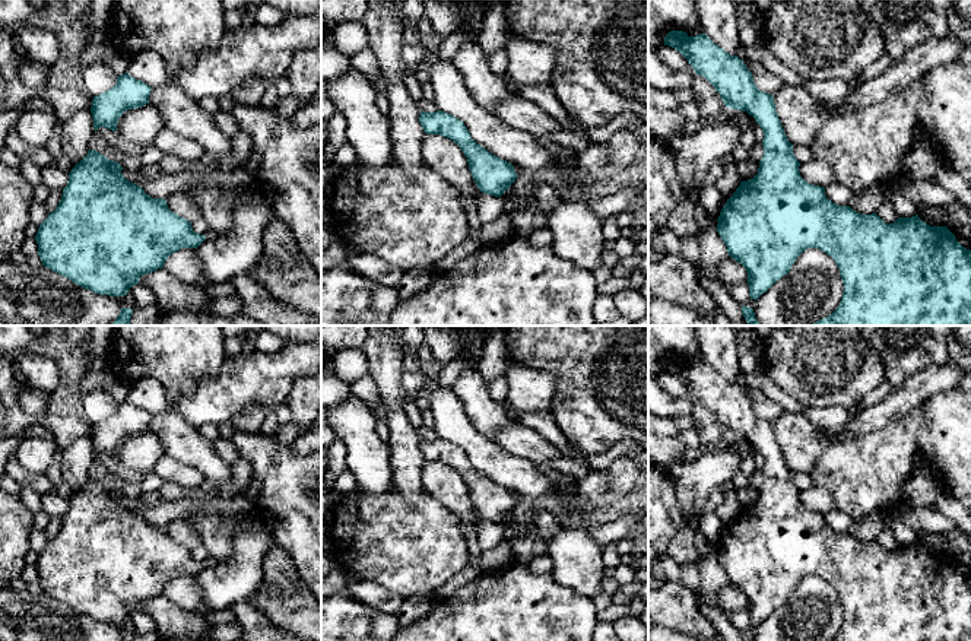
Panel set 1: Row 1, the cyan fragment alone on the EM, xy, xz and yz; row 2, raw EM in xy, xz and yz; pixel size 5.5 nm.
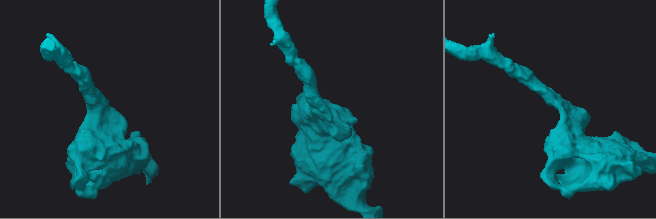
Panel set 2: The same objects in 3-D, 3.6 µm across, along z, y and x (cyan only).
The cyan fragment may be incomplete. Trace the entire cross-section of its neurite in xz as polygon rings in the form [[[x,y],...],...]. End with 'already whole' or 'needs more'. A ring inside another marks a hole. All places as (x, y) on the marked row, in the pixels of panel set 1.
[[[444,111],[425,112],[419,123],[426,134],[441,134],[460,146],[472,177],[482,193],[501,197],[515,181],[514,166],[477,145],[463,121]]]; already whole

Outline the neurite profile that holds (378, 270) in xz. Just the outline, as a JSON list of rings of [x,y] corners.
[[[361,256],[358,258],[349,258],[345,261],[355,273],[369,277],[372,282],[377,282],[383,286],[399,288],[403,270],[397,266],[374,257],[374,256]]]

